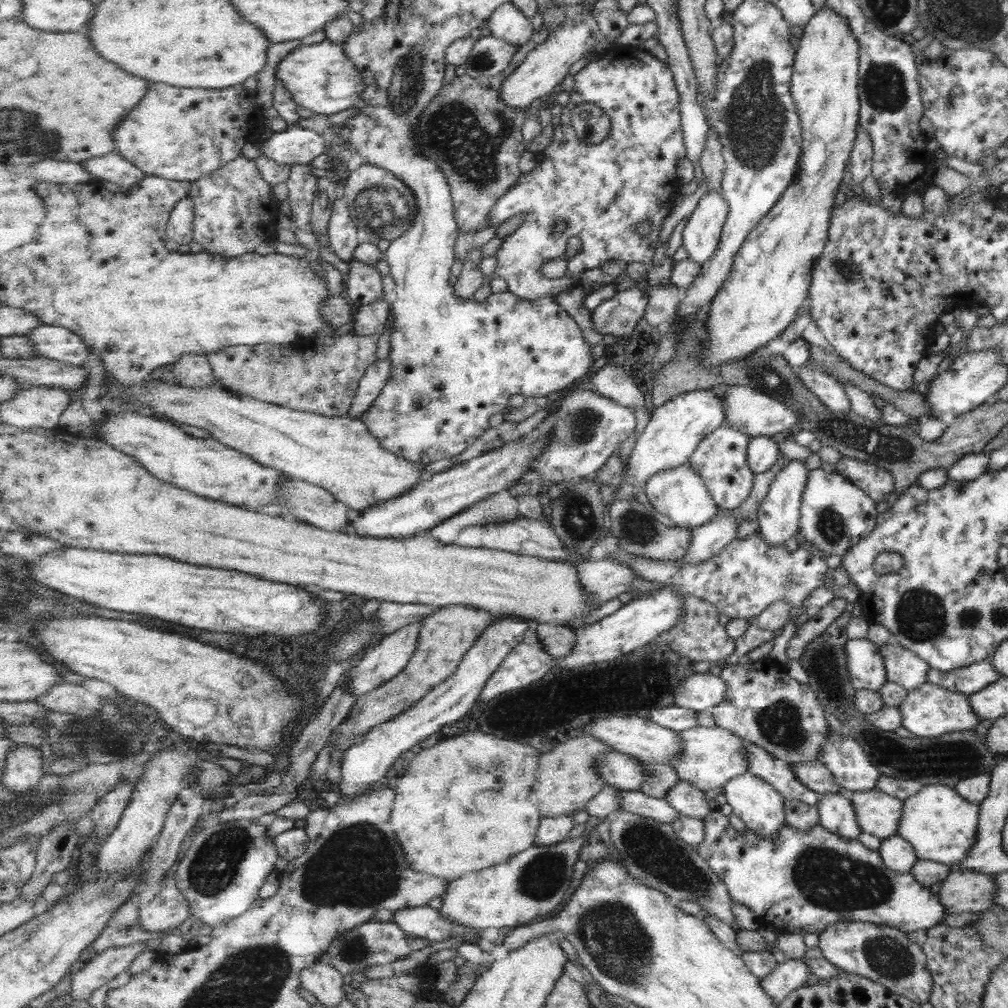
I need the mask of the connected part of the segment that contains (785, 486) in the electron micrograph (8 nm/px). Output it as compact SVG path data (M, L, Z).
M785 461L770 483L767 496L759 504L757 510L758 533L769 545L783 545L789 537L797 534L799 508L807 482L807 467L803 462Z

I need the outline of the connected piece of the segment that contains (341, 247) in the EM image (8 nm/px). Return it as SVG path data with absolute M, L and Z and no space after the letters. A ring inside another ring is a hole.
M343 197L335 202L327 235L329 247L335 255L342 260L350 261L361 243L361 228L349 216L347 205Z

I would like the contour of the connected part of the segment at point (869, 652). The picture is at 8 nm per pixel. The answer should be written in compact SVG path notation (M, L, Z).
M866 639L845 642L845 661L849 681L855 690L877 691L887 681L883 668L883 657L877 645Z

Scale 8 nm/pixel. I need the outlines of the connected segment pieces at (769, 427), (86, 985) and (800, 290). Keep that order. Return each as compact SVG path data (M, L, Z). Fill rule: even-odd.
M728 385L728 389L720 397L725 403L727 423L751 437L771 437L777 432L787 430L787 428L793 429L794 425L797 424L797 420L801 418L799 411L793 409L793 406L783 403L779 398L761 394L748 386Z
M135 942L121 947L110 947L96 954L85 967L73 973L72 991L69 993L73 1002L87 1000L97 989L113 980L115 976L129 971L133 960L147 950L147 942Z
M827 6L815 11L799 39L788 89L801 126L799 169L779 200L747 233L729 276L710 300L707 341L699 356L705 367L733 363L788 328L799 306L805 305L811 266L827 240L833 200L857 134L858 47L846 23Z

